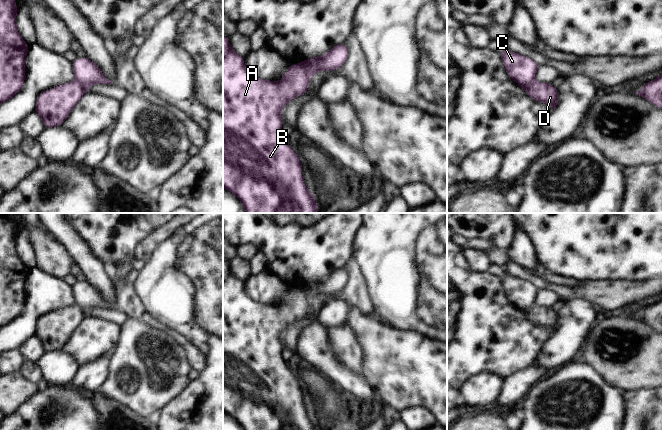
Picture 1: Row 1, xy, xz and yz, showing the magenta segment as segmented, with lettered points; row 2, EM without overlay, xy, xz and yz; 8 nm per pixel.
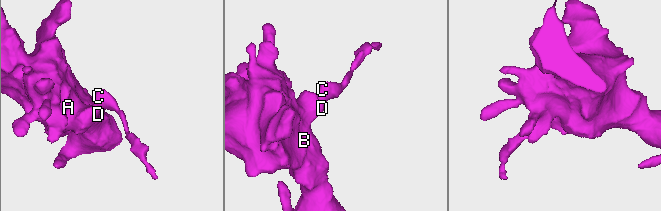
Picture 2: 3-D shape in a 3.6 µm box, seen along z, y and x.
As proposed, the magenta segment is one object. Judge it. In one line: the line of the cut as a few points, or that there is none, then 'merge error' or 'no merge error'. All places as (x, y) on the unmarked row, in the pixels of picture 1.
xy (75, 303), (85, 315) | merge error

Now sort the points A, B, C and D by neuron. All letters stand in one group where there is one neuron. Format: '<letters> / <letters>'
A B D / C

